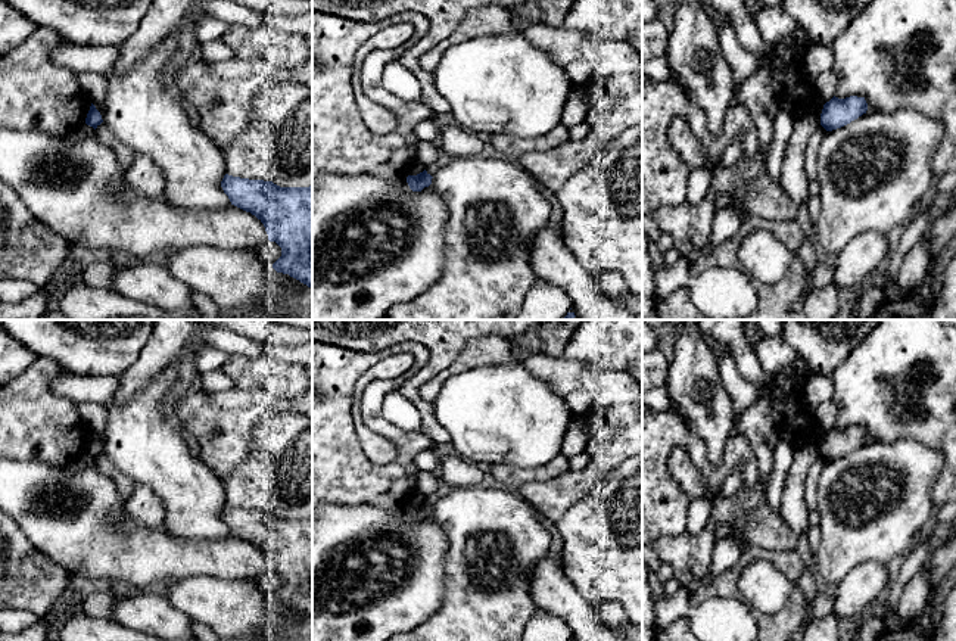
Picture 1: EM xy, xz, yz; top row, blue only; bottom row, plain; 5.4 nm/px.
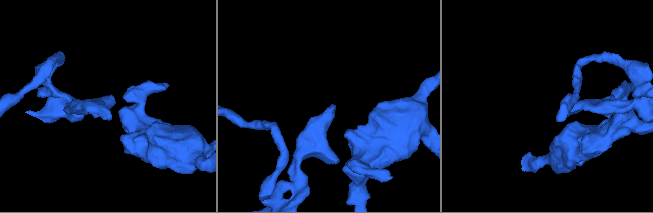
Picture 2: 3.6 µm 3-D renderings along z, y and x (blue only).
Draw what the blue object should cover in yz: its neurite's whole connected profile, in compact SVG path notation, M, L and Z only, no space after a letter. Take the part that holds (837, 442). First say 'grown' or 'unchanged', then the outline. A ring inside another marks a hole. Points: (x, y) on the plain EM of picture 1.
unchanged | M850 426L846 429L832 427L823 435L820 455L826 461L841 458L857 449L868 441L865 427Z

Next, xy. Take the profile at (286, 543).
unchanged | M225 504L221 517L231 535L255 545L264 554L268 570L281 578L281 586L273 594L273 598L312 617L312 516L280 517L273 511Z

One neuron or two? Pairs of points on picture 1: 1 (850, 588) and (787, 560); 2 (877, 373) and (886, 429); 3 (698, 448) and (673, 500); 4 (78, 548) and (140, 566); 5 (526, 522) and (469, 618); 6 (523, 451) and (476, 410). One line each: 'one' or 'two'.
1: two
2: one
3: one
4: one
5: one
6: one

